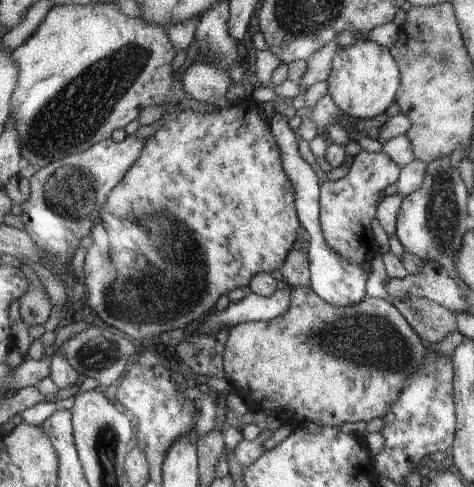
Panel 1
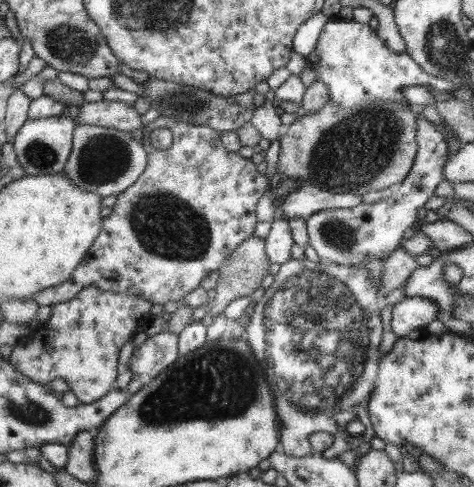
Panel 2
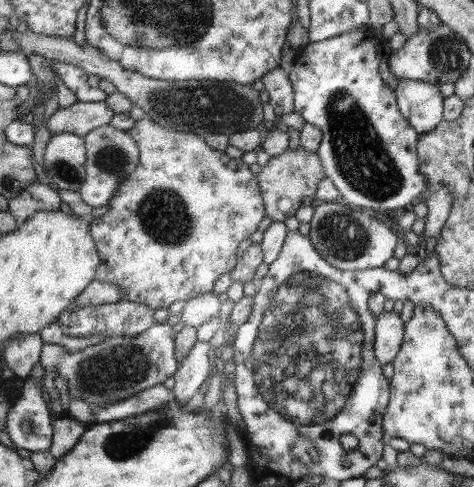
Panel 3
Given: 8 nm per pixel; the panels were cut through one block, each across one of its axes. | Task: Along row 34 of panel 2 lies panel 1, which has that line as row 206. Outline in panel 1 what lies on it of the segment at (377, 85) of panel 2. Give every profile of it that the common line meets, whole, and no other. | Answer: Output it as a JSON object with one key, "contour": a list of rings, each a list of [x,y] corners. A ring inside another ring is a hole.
{"contour":[[[361,150],[343,178],[321,184],[319,192],[321,234],[327,248],[331,248],[333,254],[343,256],[349,264],[355,266],[371,262],[369,258],[373,258],[373,254],[377,252],[377,246],[373,244],[373,232],[369,232],[371,220],[375,218],[375,204],[381,200],[383,188],[393,184],[397,178],[399,178],[399,166],[397,162],[391,162],[387,154],[381,152],[367,154],[365,150]],[[353,226],[363,226],[363,230]]]}

